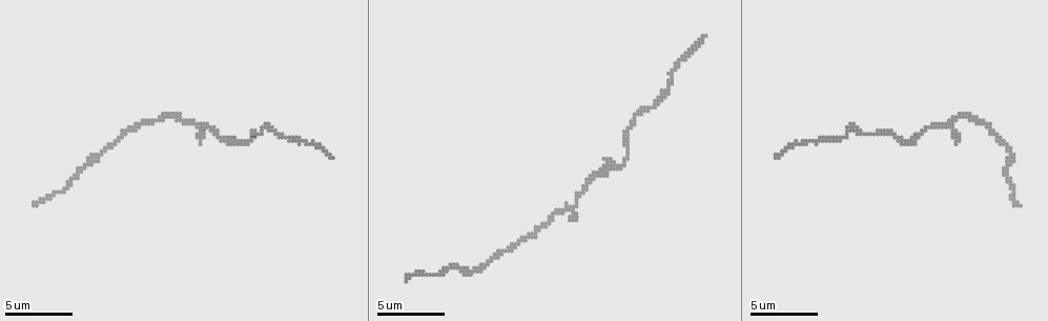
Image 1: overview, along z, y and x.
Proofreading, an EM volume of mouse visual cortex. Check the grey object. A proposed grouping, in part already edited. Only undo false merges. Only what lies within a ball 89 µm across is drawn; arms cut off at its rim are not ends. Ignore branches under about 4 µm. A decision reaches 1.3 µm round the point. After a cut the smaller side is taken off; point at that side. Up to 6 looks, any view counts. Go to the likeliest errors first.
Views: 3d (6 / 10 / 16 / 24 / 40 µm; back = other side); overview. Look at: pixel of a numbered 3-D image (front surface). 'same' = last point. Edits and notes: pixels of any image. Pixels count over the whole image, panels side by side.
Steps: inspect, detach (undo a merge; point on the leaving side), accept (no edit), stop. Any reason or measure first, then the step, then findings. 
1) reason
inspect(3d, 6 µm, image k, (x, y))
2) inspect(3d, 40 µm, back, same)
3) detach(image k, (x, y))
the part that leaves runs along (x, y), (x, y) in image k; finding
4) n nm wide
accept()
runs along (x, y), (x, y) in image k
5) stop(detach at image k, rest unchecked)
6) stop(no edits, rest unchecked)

two arms at a narrow angle
inspect(3d, 10 µm, image 1, (575, 201))

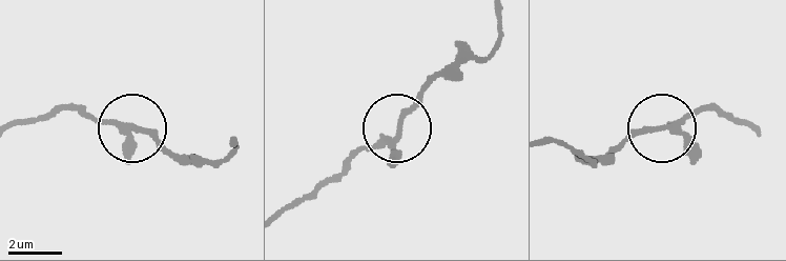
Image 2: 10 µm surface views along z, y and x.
other side
inspect(3d, 10 µm, back, image 2, (401, 126))

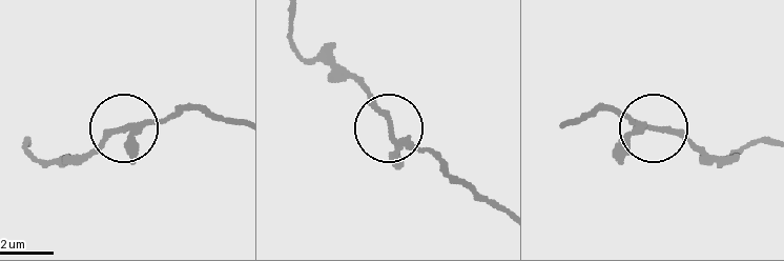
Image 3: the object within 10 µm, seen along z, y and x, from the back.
accept()
runs along (659, 126), (706, 163) in image 3; one neuron here

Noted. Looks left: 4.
thick turns thin
inspect(3d, 6 µm, image 1, (865, 135))

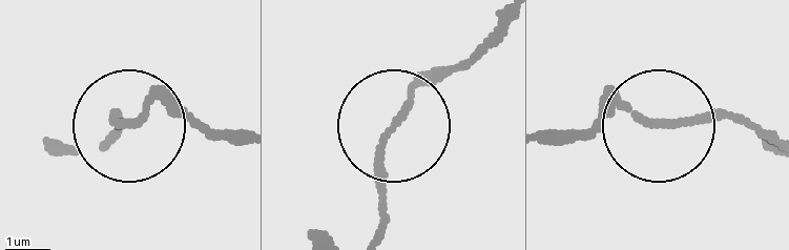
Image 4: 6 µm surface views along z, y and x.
accept()
runs along (377, 234), (393, 121), (494, 35) in image 4; one neuron here

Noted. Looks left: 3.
calibre changes
inspect(3d, 10 µm, image 1, (76, 176))

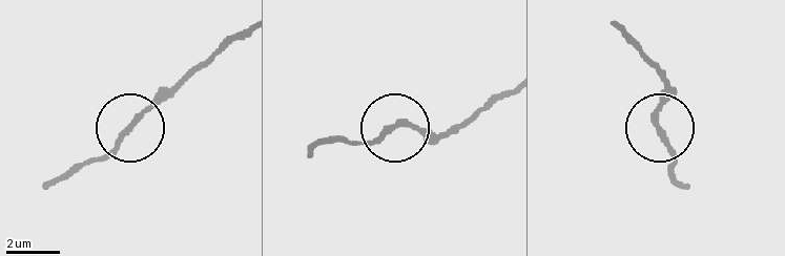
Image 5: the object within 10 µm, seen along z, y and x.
accept()
runs along (507, 91), (432, 134), (389, 128), (365, 141), (347, 141) in image 5; continuous, no second neuron

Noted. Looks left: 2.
stop(no edits, rest unchecked)

